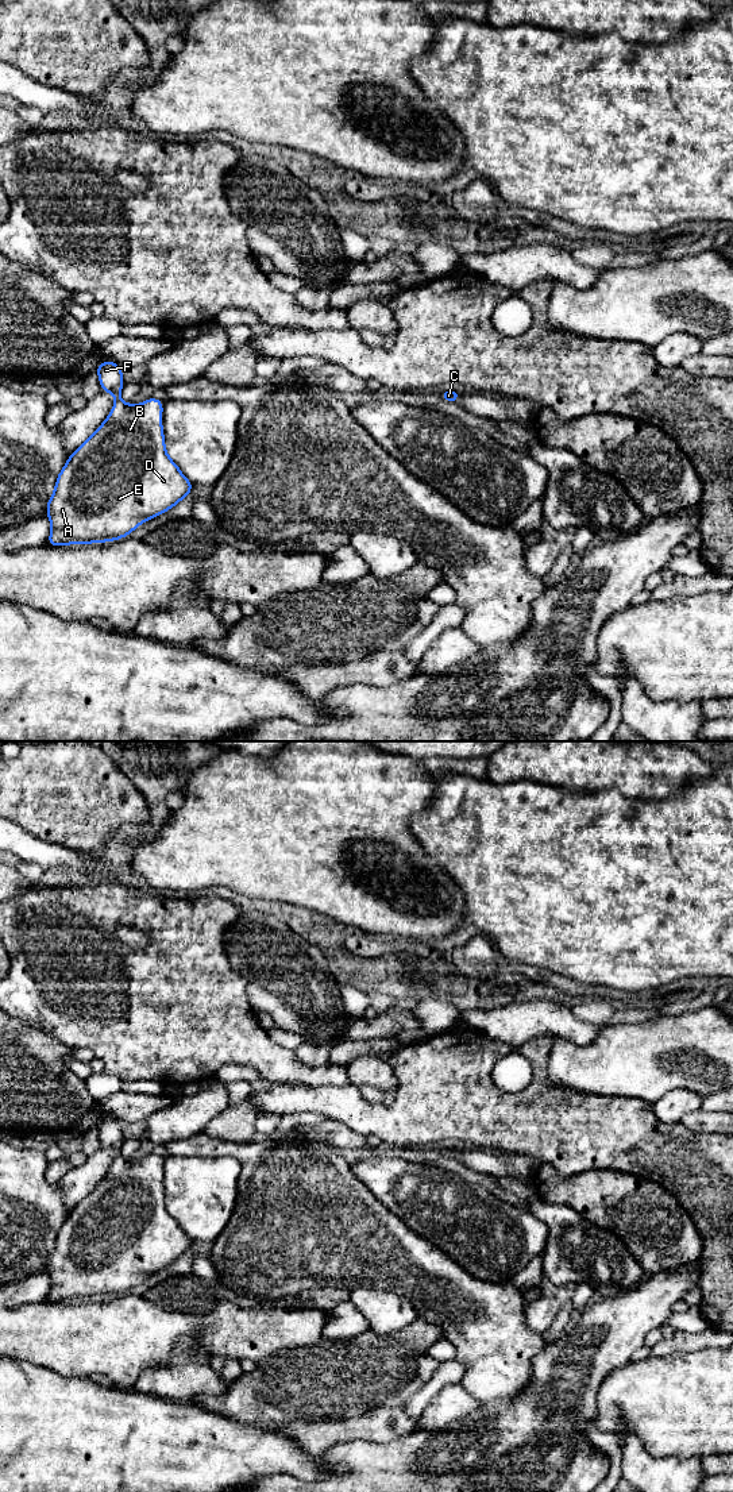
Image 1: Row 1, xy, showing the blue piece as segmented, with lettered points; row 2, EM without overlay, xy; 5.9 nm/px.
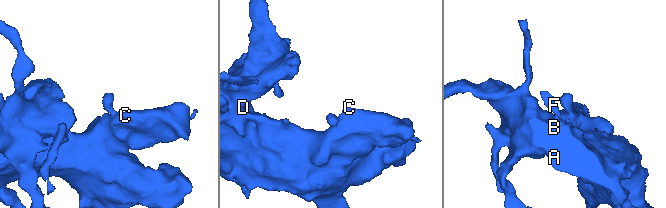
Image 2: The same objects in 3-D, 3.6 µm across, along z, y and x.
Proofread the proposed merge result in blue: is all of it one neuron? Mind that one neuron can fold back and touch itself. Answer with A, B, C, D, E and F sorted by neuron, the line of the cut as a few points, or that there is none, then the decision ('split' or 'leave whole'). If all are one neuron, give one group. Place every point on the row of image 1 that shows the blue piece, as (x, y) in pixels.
A B C D E F | no cut | leave whole

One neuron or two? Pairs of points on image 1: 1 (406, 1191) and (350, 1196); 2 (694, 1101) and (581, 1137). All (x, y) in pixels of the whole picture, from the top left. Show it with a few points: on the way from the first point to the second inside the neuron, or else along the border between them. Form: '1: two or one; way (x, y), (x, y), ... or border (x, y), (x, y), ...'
1: two; border (353, 1169), (357, 1178), (396, 1215)
2: two; border (651, 1105), (662, 1121), (679, 1122)

